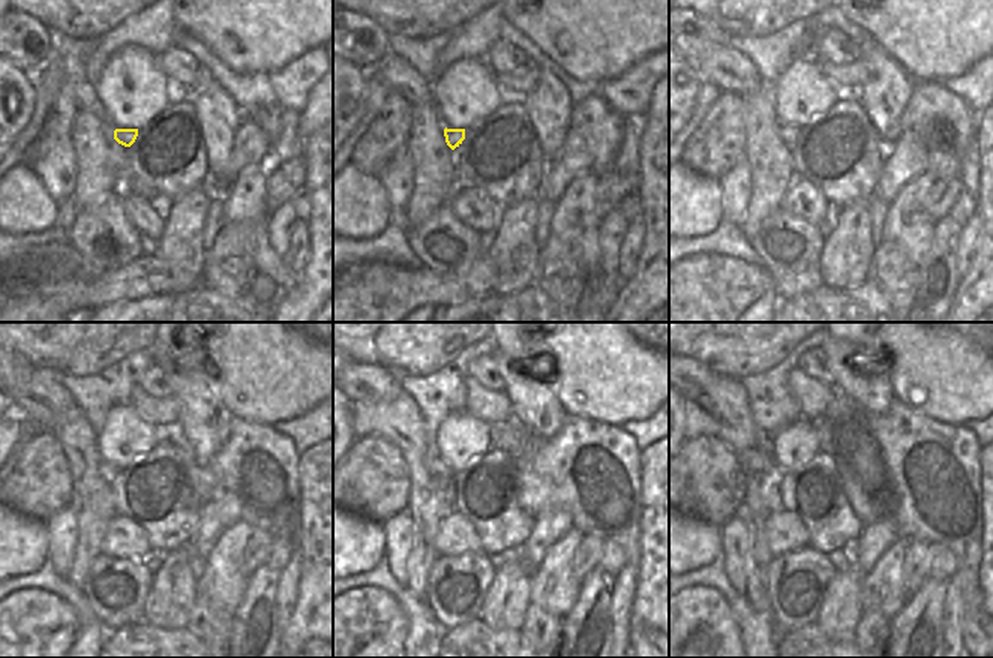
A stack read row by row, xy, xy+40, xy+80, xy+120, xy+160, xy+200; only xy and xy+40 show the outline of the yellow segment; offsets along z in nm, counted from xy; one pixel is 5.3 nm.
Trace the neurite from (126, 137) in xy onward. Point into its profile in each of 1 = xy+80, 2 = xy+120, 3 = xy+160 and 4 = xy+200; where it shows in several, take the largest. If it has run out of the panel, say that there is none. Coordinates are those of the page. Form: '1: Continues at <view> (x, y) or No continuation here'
1: Continues at xy+80 (789, 134)
2: Continues at xy+120 (108, 471)
3: Continues at xy+160 (437, 469)
4: Continues at xy+200 (753, 462)

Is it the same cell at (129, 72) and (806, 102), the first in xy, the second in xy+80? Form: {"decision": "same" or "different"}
{"decision": "same"}

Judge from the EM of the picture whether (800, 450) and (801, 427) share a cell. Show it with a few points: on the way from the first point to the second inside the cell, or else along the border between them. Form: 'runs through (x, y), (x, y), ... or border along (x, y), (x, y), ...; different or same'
runs through (800, 444), (800, 433); same

